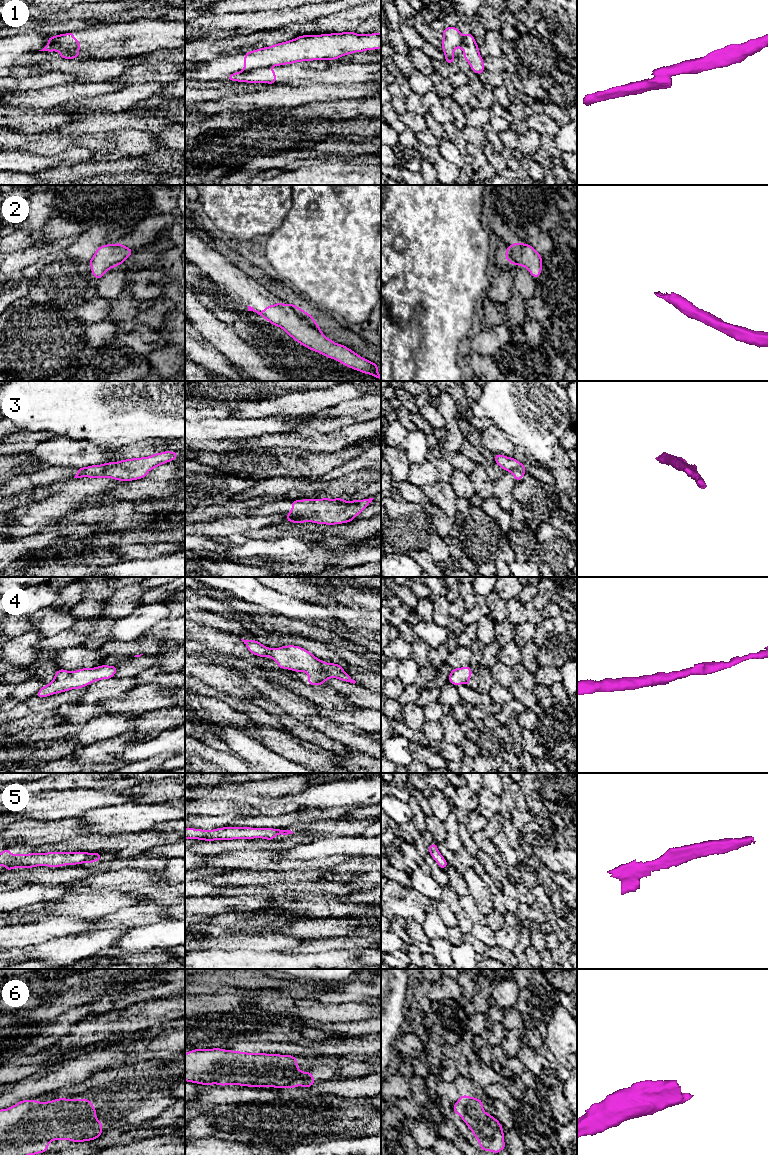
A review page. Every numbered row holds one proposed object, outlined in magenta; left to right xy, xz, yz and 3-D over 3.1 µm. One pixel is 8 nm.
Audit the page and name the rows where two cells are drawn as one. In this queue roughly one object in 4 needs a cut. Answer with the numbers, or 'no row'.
1

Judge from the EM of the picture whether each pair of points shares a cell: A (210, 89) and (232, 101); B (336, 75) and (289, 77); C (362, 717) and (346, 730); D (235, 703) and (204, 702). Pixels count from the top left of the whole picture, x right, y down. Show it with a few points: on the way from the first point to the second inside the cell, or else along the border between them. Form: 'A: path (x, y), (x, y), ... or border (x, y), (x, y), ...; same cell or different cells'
A: border (247, 92), (224, 95), (201, 102); different cells
B: path (324, 75), (301, 75); same cell
C: border (330, 720), (336, 723), (350, 723), (369, 733); different cells
D: border (203, 695), (219, 699), (246, 714); different cells

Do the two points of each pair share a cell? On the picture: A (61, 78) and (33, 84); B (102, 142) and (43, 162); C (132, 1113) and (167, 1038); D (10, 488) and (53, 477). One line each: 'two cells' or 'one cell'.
A: one cell
B: two cells
C: two cells
D: one cell

